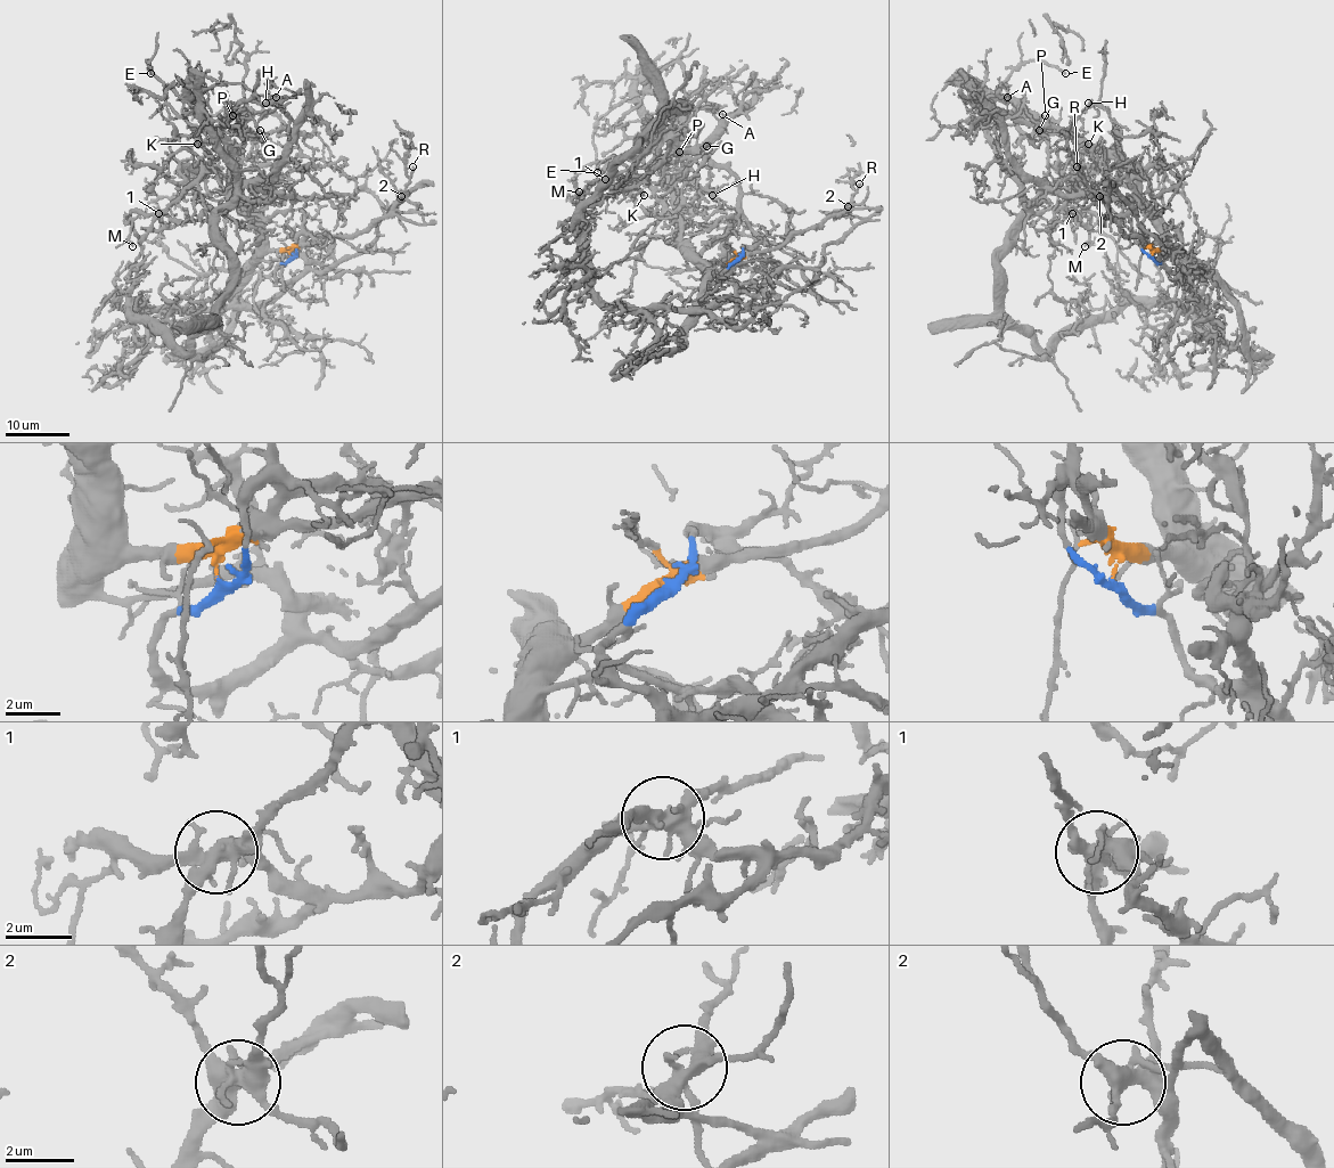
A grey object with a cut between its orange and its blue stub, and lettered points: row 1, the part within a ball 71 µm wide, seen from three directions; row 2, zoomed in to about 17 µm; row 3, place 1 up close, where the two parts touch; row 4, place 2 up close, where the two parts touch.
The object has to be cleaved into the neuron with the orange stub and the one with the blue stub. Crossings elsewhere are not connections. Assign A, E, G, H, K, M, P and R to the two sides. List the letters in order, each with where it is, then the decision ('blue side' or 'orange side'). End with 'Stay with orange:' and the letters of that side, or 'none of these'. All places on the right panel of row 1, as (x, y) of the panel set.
A: place (1007, 97); orange side
E: place (1065, 73); orange side
G: place (1039, 130); orange side
H: place (1088, 103); orange side
K: place (1088, 144); orange side
M: place (1085, 246); orange side
P: place (1045, 115); orange side
R: place (1077, 166); orange side
Stay with orange: A, E, G, H, K, M, P, R

